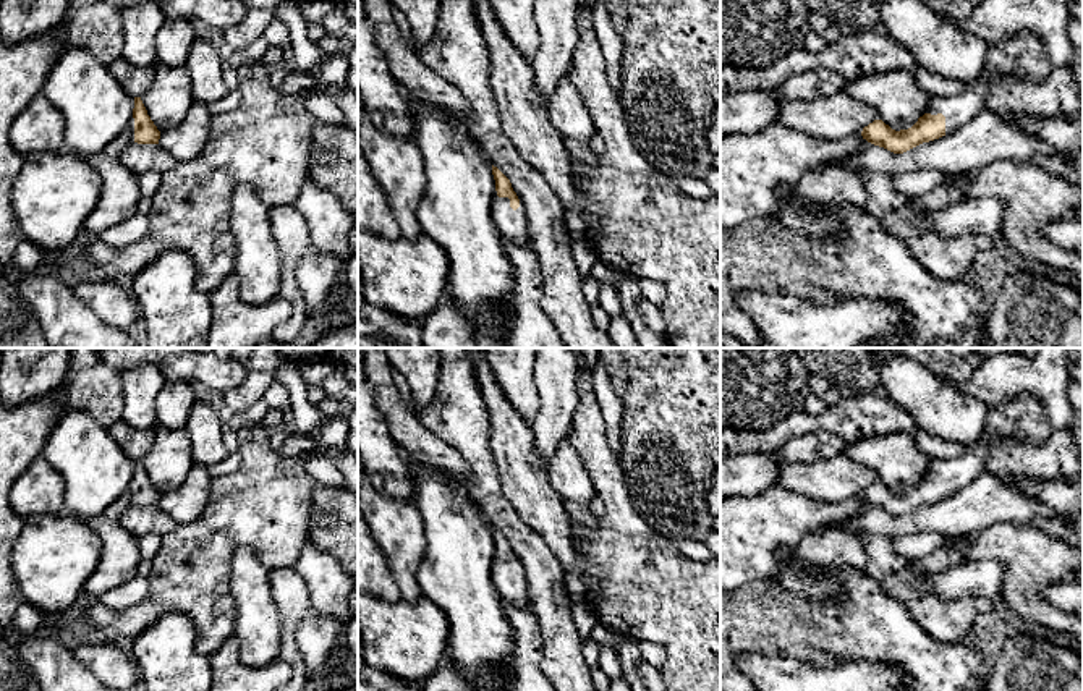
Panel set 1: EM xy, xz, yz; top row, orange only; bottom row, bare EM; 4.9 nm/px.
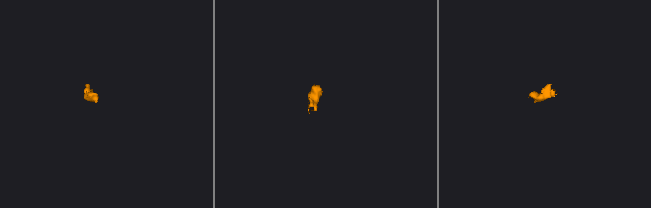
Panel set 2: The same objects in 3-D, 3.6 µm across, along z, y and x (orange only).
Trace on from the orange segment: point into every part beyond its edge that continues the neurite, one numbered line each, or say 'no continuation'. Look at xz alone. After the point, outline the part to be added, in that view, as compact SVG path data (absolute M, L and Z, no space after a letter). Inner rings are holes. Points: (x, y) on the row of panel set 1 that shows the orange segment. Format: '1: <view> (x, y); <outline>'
1: xz (512, 224); M494 189L492 218L502 238L507 238L508 241L520 246L529 244L528 222L526 222L525 206L521 201L520 207L513 210L510 207L510 199L499 197L497 191Z

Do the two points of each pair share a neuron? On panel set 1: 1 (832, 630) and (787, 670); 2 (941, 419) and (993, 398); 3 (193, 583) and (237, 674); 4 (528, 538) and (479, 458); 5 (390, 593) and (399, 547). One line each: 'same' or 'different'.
1: different
2: different
3: different
4: same
5: different

